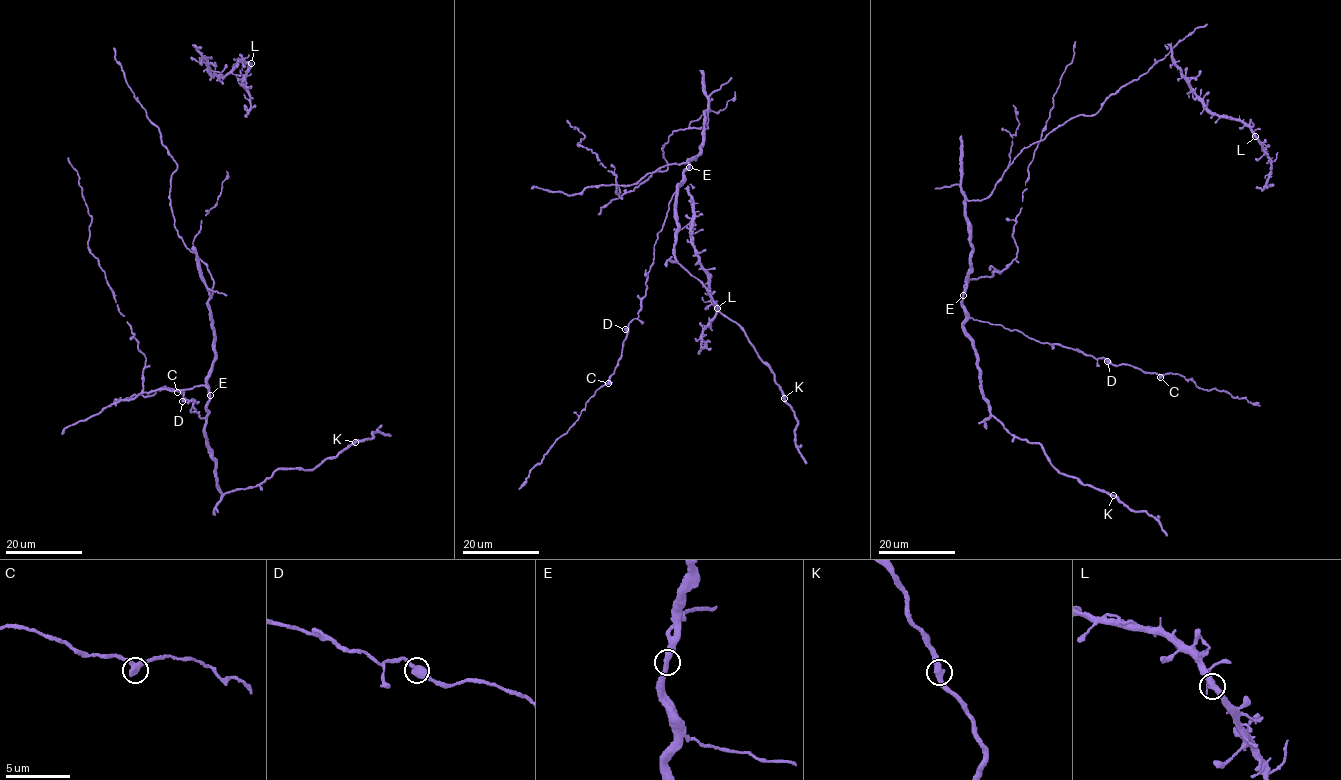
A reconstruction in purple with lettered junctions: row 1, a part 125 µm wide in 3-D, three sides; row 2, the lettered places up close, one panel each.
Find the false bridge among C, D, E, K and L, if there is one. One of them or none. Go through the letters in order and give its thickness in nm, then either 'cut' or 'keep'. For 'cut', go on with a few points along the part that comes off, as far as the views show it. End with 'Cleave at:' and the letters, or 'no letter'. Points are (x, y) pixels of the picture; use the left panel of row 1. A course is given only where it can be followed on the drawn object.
C: 480 nm thick; keep
D: 420 nm thick; keep
E: 440 nm thick; keep
K: 440 nm thick; keep
L: 440 nm thick; keep
Cleave at: no letter

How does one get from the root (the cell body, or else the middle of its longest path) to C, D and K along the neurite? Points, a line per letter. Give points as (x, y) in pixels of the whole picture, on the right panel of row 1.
C: (979, 199), (965, 199), (972, 256), (962, 301), (965, 315), (1160, 377)
D: (979, 199), (965, 199), (972, 256), (962, 301), (965, 315), (1018, 330), (1040, 342), (1061, 344), (1107, 361)
K: (979, 199), (965, 199), (972, 256), (962, 308), (983, 398), (1009, 433), (1040, 445), (1060, 472), (1112, 495)

